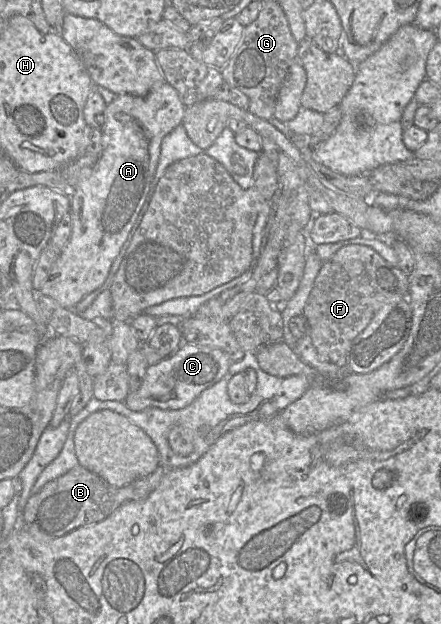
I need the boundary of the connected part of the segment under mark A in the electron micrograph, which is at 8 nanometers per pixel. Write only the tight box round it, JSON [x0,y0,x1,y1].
[37,82,186,309]

